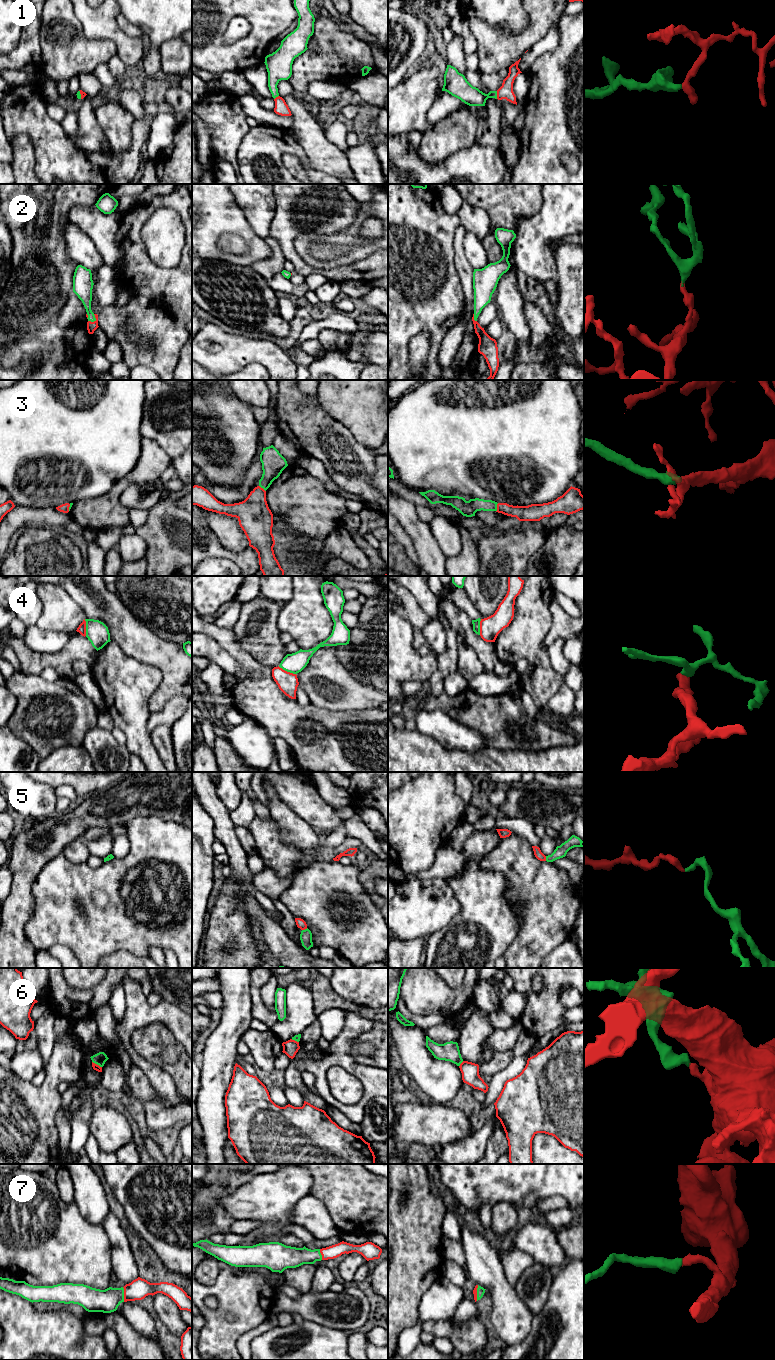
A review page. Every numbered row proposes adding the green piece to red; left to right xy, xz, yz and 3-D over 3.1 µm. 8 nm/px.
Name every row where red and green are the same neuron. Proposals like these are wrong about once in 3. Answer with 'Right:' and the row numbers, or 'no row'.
Right: 1, 2, 3, 5, 7

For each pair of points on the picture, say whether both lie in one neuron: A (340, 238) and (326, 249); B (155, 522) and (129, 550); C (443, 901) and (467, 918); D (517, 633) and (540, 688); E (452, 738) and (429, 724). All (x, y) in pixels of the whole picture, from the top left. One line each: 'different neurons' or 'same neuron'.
A: different neurons
B: different neurons
C: different neurons
D: same neuron
E: same neuron

